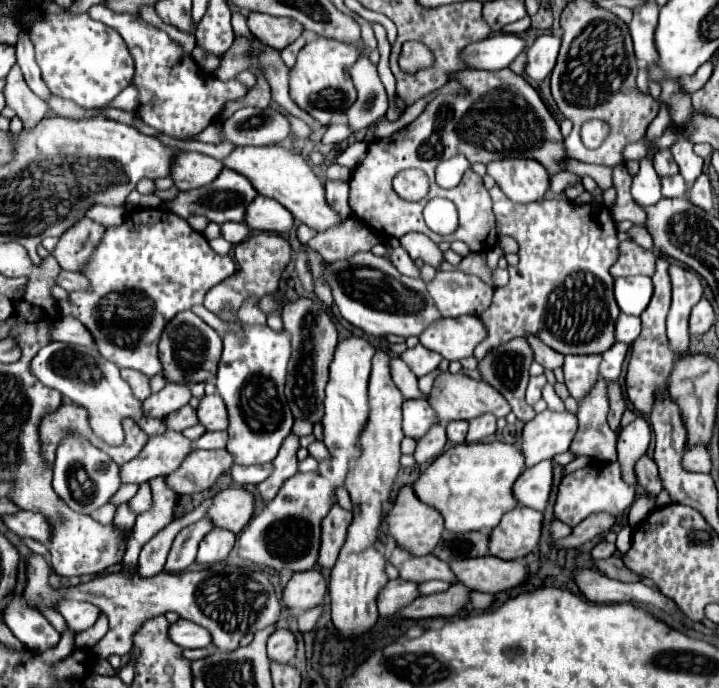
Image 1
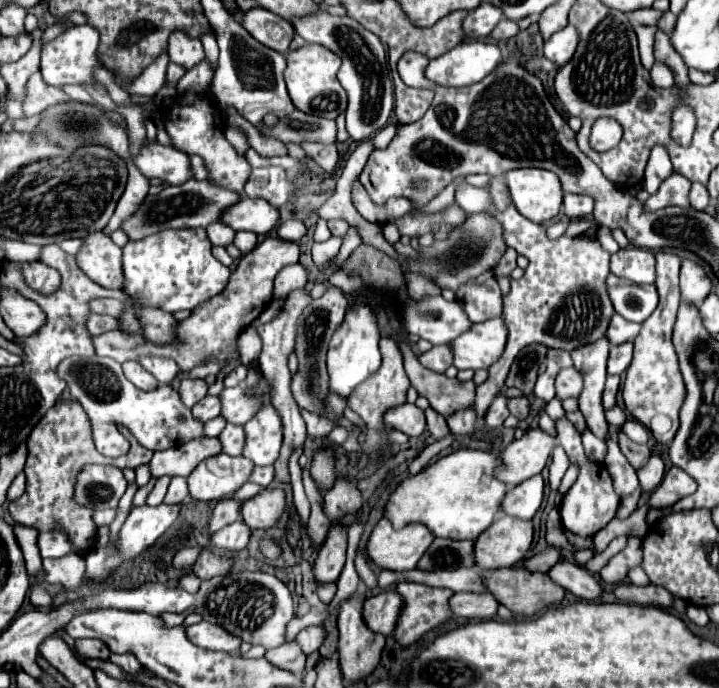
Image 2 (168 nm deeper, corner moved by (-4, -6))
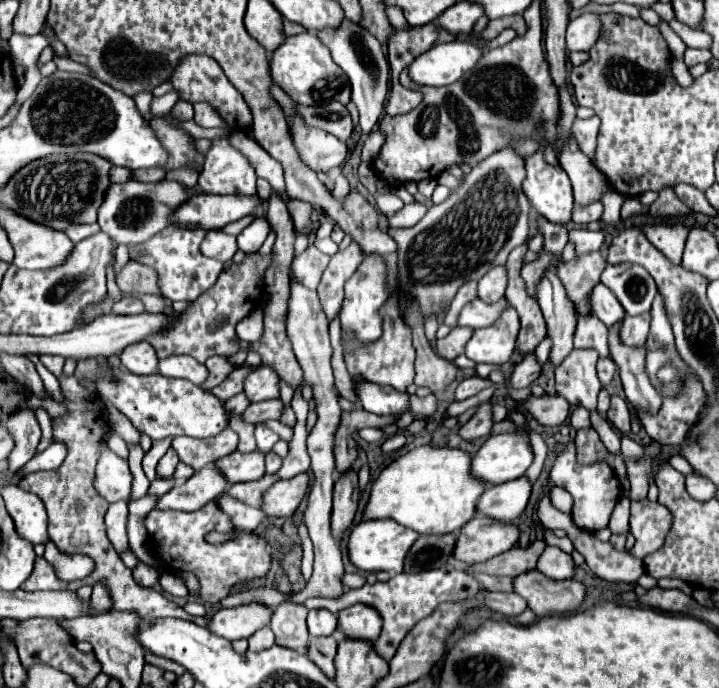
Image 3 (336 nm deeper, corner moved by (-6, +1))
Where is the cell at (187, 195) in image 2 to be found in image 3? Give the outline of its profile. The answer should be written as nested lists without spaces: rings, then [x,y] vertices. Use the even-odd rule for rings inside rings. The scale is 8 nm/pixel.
[[[124,182],[124,184],[110,184],[104,192],[104,202],[98,210],[98,224],[100,228],[116,238],[118,244],[140,244],[152,238],[156,232],[164,230],[168,226],[168,216],[192,196],[194,192],[186,192],[182,184],[178,182],[156,182],[156,184],[144,184],[144,182]]]

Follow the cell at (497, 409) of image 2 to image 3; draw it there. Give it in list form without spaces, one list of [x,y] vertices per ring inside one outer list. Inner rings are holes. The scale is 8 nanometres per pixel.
[[[532,354],[532,358],[524,358],[520,364],[516,364],[512,378],[510,378],[510,386],[526,388],[540,376],[540,372],[542,372],[542,364],[538,362],[536,354]]]

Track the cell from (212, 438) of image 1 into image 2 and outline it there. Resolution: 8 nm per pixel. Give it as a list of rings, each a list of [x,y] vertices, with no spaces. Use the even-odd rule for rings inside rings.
[[[226,425],[224,431],[220,433],[220,443],[222,443],[222,451],[226,455],[242,455],[242,447],[244,447],[244,429],[240,425]]]

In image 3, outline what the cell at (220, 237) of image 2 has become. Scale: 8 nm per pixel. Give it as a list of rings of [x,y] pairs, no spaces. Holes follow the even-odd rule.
[[[248,216],[248,218],[240,218],[240,220],[236,220],[236,222],[232,222],[232,224],[228,224],[228,226],[224,226],[222,230],[226,232],[226,234],[232,234],[232,236],[238,236],[250,222],[254,220],[254,216]]]

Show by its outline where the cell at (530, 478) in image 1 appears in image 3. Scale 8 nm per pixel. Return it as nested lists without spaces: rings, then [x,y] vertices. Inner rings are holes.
[[[524,476],[498,486],[486,486],[480,502],[476,504],[476,510],[478,514],[484,514],[488,518],[510,522],[524,512],[530,492],[532,486]]]

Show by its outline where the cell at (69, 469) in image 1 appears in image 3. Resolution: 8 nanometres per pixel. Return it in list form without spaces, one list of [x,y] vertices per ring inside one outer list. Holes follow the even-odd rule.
[[[102,446],[100,450],[94,486],[110,504],[120,500],[130,500],[132,474],[128,462],[116,456],[108,446]]]

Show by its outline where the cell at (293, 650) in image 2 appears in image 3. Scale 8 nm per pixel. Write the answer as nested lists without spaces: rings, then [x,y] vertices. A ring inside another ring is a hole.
[[[290,594],[284,602],[278,604],[272,616],[272,632],[276,634],[276,644],[292,648],[292,650],[304,650],[308,646],[308,628],[306,628],[306,606],[296,604],[290,600]]]

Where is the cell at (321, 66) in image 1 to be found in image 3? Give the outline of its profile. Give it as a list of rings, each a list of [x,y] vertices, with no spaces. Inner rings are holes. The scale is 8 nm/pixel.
[[[312,32],[286,36],[286,40],[274,50],[270,58],[270,76],[296,104],[300,106],[324,106],[328,102],[350,102],[348,76],[336,66],[330,50]]]

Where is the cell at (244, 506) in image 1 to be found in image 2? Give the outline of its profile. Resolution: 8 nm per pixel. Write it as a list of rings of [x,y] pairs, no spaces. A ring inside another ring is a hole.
[[[264,489],[252,499],[246,499],[240,507],[240,517],[250,529],[272,527],[284,509],[282,489]]]

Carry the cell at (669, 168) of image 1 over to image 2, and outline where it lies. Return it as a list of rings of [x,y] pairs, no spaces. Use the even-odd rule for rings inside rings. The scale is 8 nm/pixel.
[[[672,173],[658,187],[658,191],[646,201],[646,209],[648,211],[658,211],[658,209],[670,207],[670,205],[690,207],[688,205],[688,191],[690,191],[690,181],[686,181],[686,177],[682,177],[680,173]]]

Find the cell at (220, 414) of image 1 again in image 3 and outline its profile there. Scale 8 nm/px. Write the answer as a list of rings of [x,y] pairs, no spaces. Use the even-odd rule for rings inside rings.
[[[258,366],[244,384],[244,392],[248,394],[250,402],[262,402],[268,398],[280,396],[280,376],[270,366]]]

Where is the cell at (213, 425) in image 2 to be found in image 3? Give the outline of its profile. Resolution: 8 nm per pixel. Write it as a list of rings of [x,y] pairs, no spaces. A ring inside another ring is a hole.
[[[244,392],[234,394],[232,398],[228,398],[228,402],[224,402],[224,406],[226,406],[228,412],[238,412],[238,414],[242,414],[248,404],[250,404],[250,402],[248,402],[248,398],[246,398]]]

